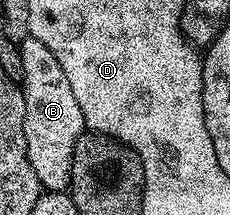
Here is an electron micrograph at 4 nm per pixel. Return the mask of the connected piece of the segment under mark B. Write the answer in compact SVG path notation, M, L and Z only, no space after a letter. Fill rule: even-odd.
M31 37L26 38L20 43L20 50L23 74L20 85L26 109L24 140L28 148L28 160L43 191L65 191L70 185L76 140L86 130L84 112L80 112L80 103L72 92L72 84L68 84L68 76L64 76L64 68L60 68L60 60L56 60L56 56L48 52L43 42Z

